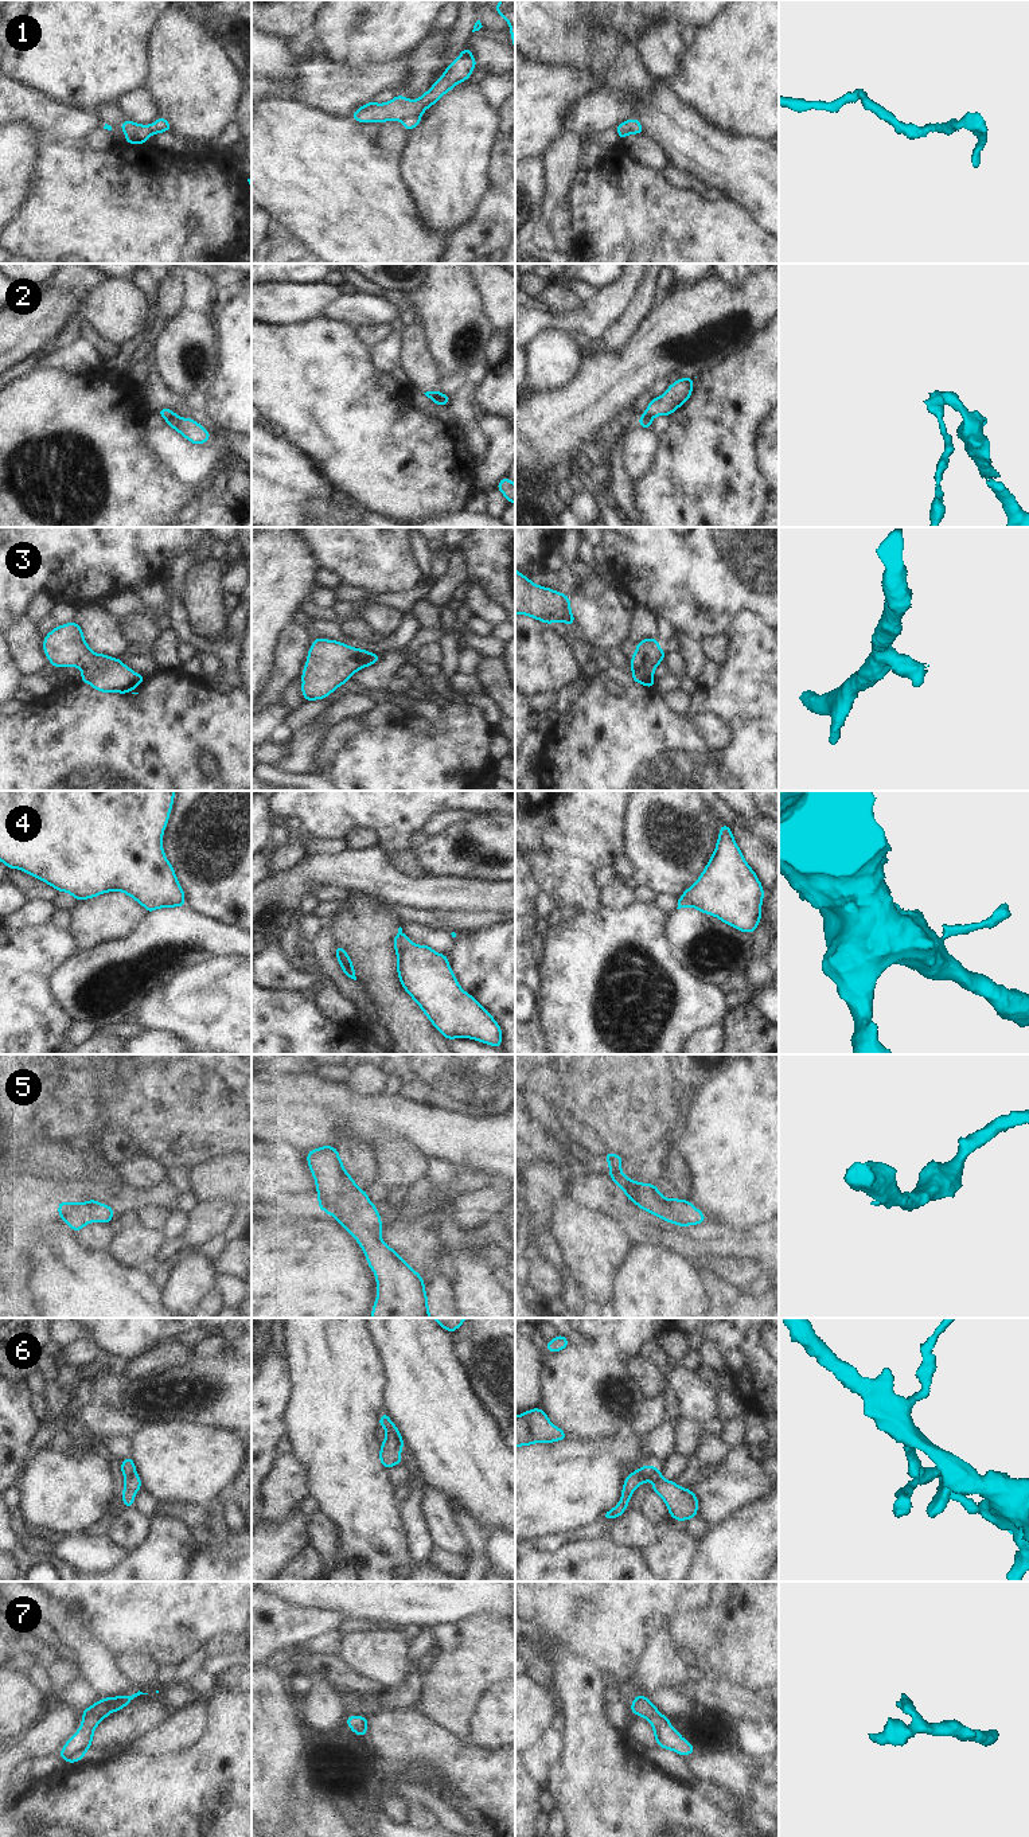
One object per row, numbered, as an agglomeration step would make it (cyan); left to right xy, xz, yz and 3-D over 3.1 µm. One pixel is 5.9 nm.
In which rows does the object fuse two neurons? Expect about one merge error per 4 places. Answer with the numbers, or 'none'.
2, 4, 6

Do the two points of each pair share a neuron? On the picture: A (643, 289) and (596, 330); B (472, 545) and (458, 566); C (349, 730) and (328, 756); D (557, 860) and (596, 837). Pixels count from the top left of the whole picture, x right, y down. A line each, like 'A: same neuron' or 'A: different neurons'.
A: different neurons
B: different neurons
C: same neuron
D: same neuron

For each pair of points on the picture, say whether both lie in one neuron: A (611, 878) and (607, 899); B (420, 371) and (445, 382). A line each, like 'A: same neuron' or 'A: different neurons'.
A: different neurons
B: different neurons

